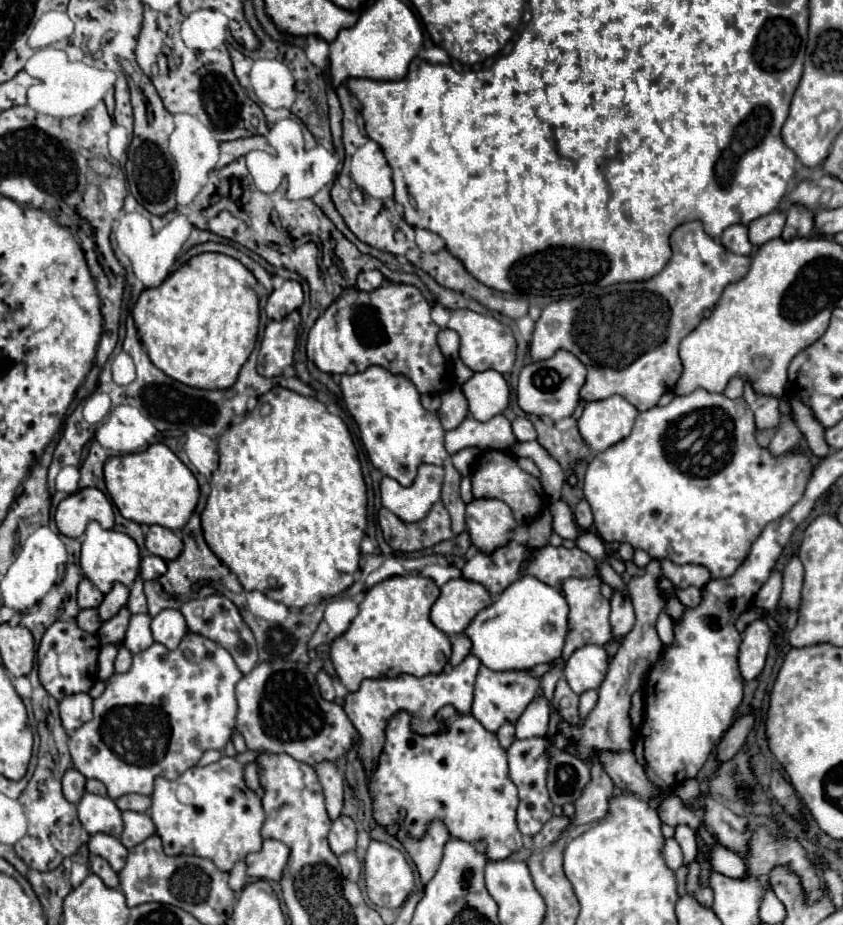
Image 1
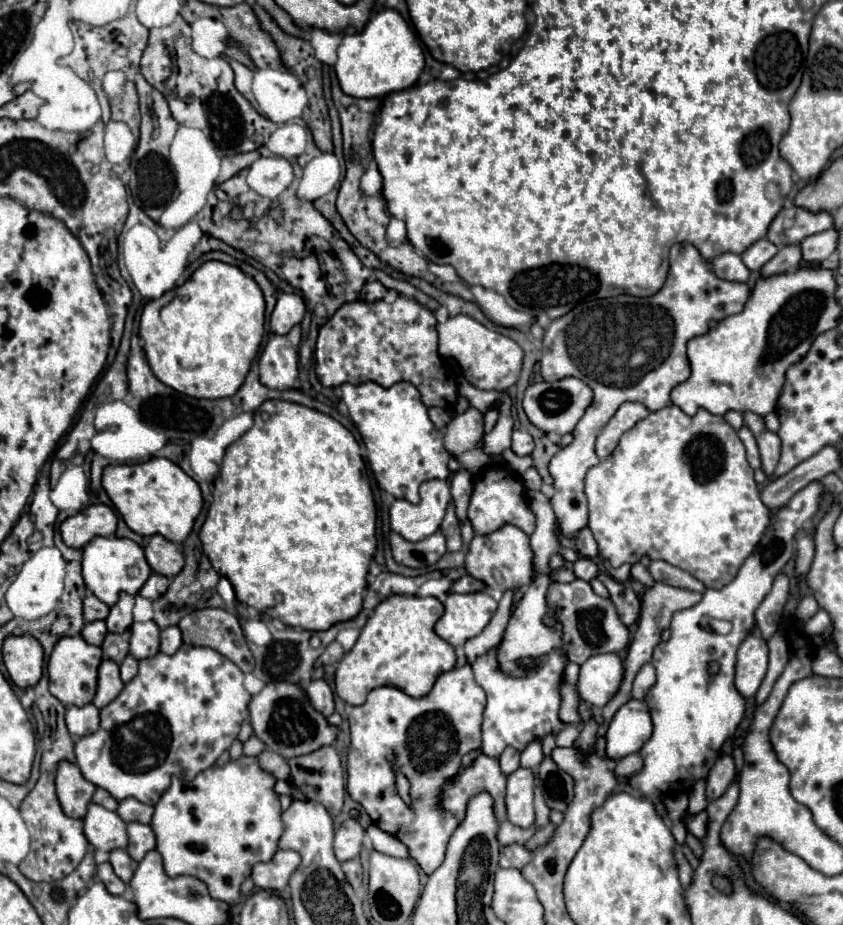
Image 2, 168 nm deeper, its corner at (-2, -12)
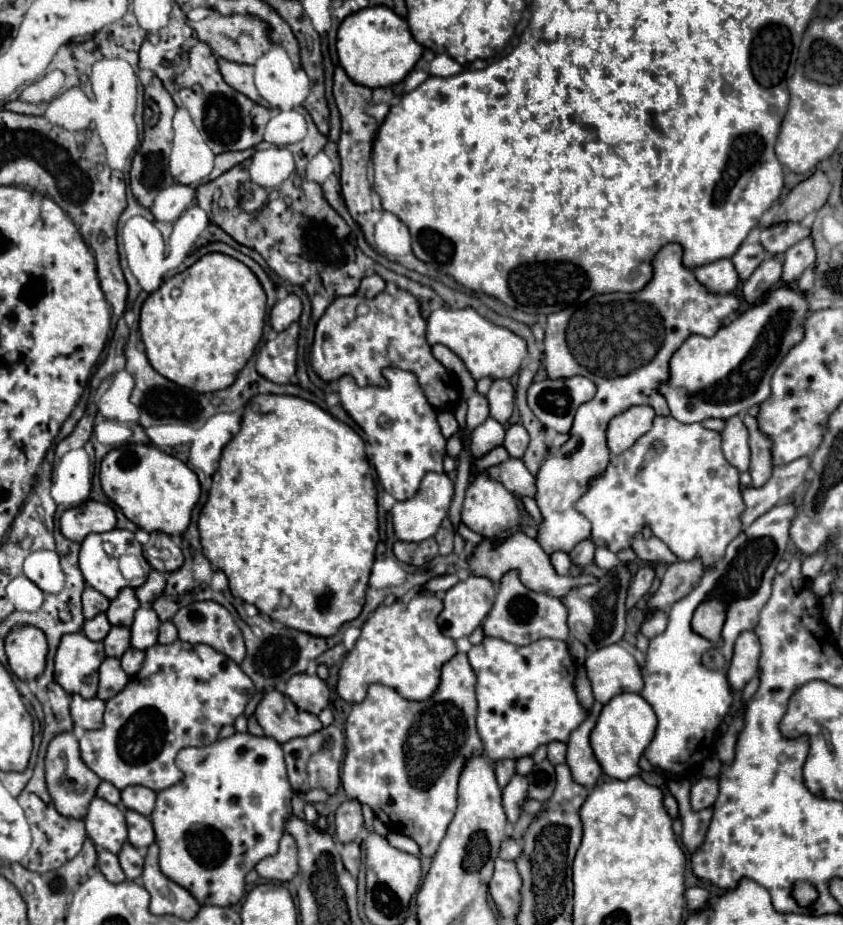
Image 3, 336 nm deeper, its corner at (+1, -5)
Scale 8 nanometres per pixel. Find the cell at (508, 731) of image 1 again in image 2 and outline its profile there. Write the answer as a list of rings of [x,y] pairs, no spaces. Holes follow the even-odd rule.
[[[506,748],[506,750],[502,752],[502,756],[498,758],[498,762],[500,762],[500,770],[508,776],[508,774],[512,774],[514,770],[520,768],[520,754],[518,754],[514,748]]]

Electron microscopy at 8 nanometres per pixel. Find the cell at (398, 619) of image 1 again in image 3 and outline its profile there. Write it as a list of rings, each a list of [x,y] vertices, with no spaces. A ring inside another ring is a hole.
[[[427,591],[419,593],[409,603],[395,601],[393,605],[377,607],[361,627],[361,637],[355,647],[341,663],[337,681],[339,697],[349,703],[361,703],[367,695],[367,687],[381,683],[397,689],[405,699],[429,699],[439,685],[441,665],[457,653],[455,641],[439,631],[437,615],[441,609],[443,601]]]

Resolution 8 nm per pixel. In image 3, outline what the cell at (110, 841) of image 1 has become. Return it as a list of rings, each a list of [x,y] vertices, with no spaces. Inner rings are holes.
[[[125,843],[117,857],[119,857],[121,869],[123,869],[127,879],[137,879],[141,875],[141,871],[143,871],[143,853],[139,849],[135,849],[131,843]]]

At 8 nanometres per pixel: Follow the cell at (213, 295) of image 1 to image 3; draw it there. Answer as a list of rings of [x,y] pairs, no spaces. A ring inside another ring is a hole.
[[[207,253],[183,273],[177,273],[169,281],[163,281],[163,285],[145,299],[140,312],[139,331],[149,363],[153,365],[153,369],[157,369],[157,373],[197,393],[211,393],[233,385],[237,373],[251,359],[263,335],[265,311],[265,291],[253,271],[229,255]],[[173,287],[181,289],[181,295],[177,299],[171,297]]]

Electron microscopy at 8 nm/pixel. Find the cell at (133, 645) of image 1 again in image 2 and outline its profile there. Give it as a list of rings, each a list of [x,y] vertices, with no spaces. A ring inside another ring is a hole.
[[[134,622],[132,624],[132,640],[130,640],[130,654],[136,660],[148,658],[158,654],[160,650],[160,628],[156,622]]]

